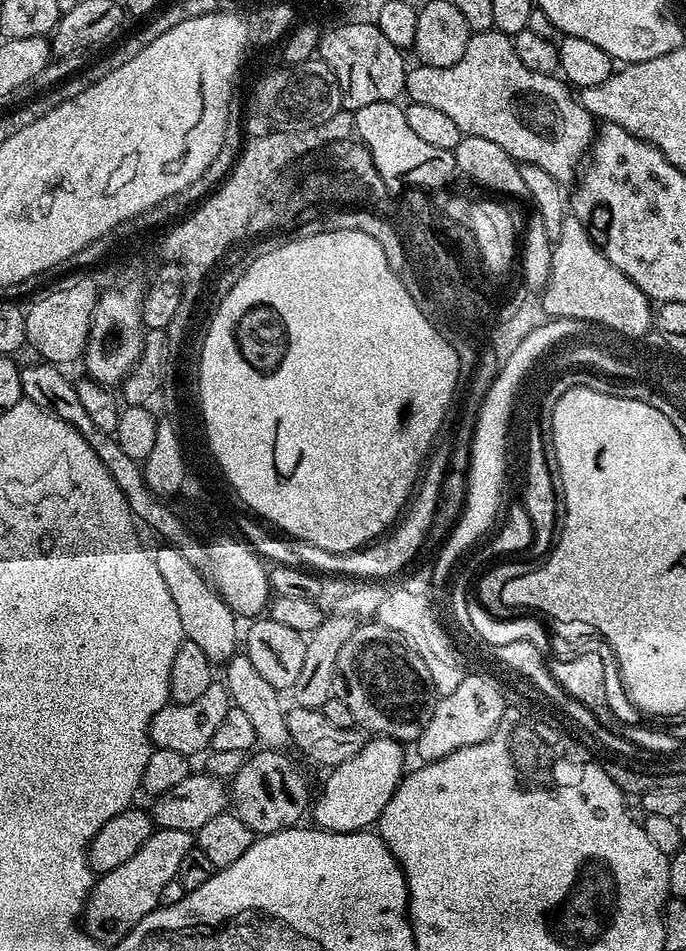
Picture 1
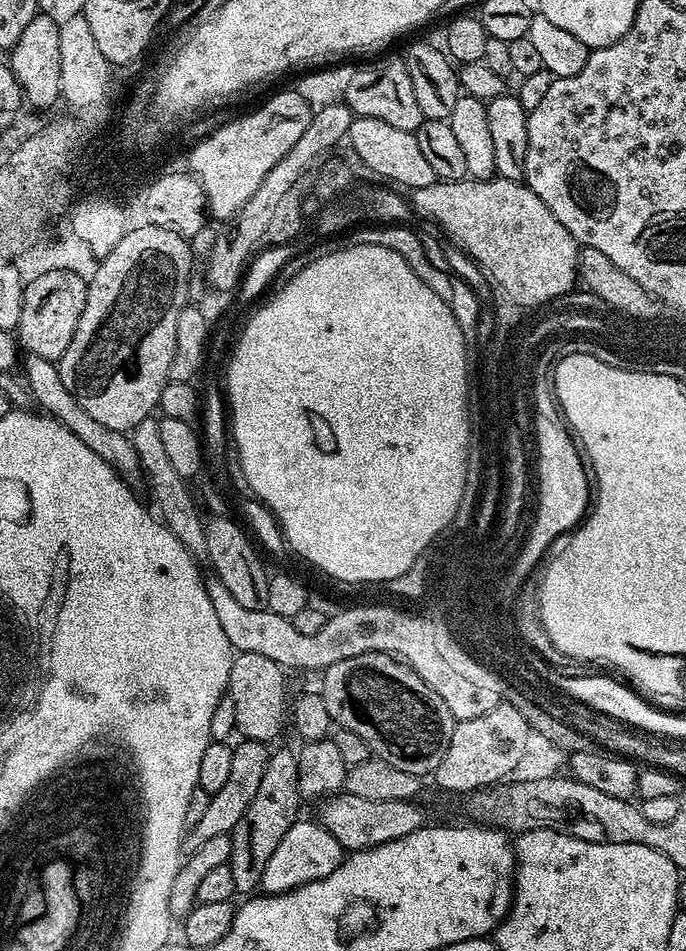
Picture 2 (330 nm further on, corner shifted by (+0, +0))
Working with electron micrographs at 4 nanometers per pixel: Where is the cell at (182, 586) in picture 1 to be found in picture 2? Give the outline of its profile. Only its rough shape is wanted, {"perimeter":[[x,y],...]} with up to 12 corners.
{"perimeter":[[23,357],[39,411],[82,438],[121,480],[141,479],[131,435],[102,426],[53,361]]}

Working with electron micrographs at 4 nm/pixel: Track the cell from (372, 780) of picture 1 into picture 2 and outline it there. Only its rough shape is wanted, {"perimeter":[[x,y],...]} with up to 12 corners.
{"perimeter":[[298,818],[278,842],[265,893],[334,874],[346,849],[315,819]]}

